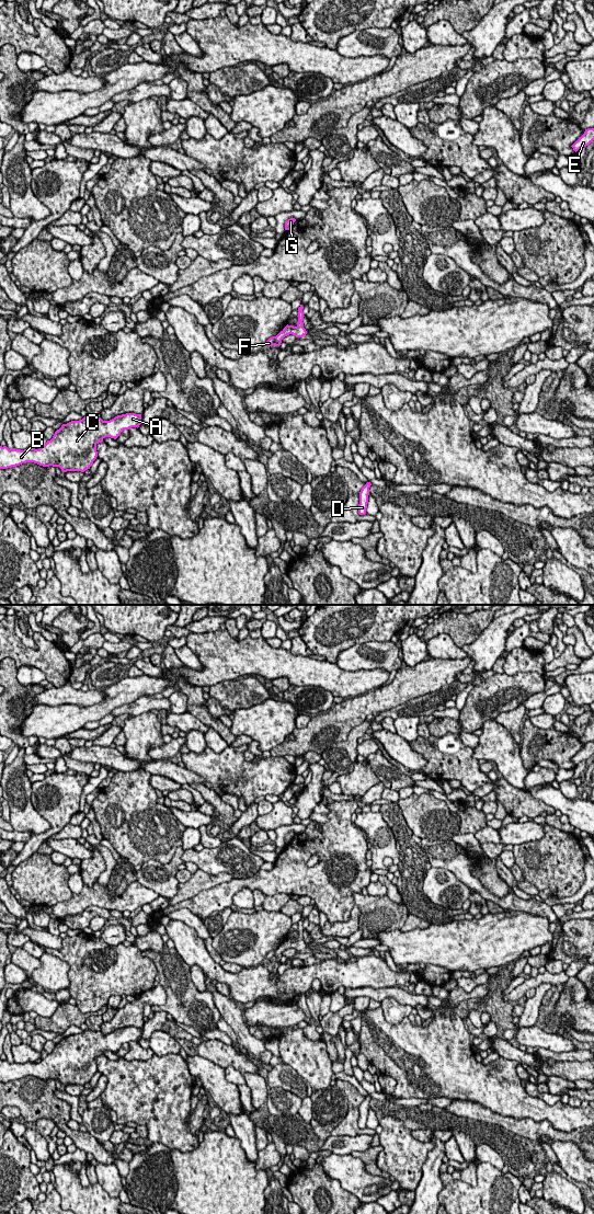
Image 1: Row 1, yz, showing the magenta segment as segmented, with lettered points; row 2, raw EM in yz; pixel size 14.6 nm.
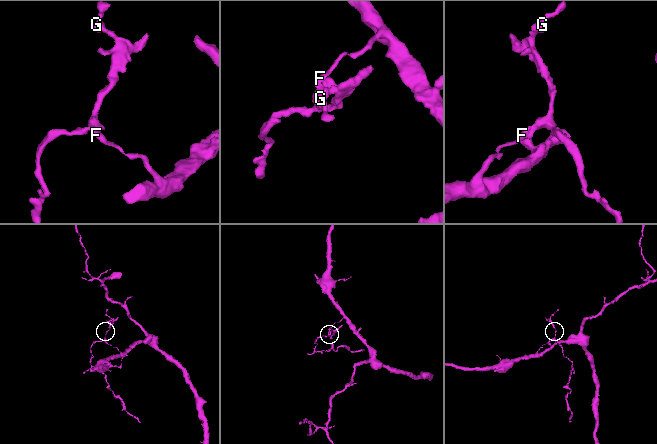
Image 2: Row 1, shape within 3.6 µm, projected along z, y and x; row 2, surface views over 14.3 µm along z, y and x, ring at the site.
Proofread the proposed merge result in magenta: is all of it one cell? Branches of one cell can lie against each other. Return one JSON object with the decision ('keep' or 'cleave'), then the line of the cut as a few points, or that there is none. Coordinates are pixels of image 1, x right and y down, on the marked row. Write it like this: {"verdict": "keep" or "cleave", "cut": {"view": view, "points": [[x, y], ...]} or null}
{"verdict": "cleave", "cut": {"view": "yz", "points": [[275, 336], [273, 344]]}}

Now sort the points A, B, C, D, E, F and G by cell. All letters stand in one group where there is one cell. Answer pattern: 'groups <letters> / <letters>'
groups A B C E F / D G

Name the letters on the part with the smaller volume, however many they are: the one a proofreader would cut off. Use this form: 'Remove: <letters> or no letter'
Remove: D, G

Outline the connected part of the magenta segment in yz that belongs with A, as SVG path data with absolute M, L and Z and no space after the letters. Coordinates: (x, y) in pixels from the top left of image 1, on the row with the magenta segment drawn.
M126 413L110 421L88 415L62 424L39 449L21 450L0 446L0 469L34 462L43 467L59 467L62 472L84 472L98 457L99 443L105 437L116 439L124 430L138 428L140 424L141 414Z

